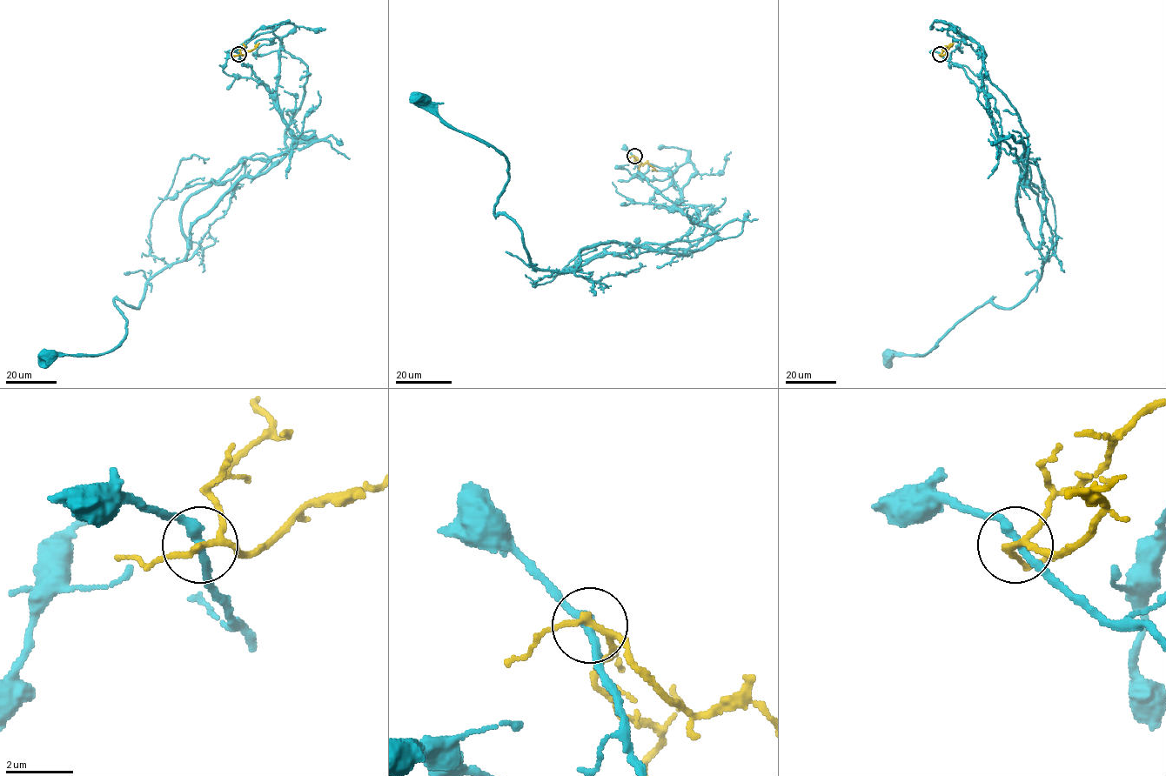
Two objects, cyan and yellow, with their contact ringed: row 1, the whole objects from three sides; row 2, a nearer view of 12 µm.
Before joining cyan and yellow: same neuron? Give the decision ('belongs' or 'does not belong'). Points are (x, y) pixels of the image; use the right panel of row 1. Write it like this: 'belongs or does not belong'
does not belong

